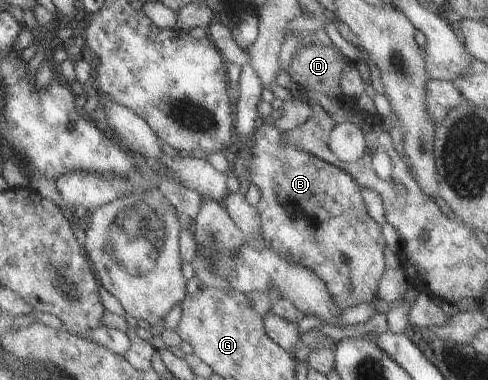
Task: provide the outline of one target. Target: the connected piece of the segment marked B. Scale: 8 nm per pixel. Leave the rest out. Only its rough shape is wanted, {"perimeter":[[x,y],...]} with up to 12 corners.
{"perimeter":[[251,134],[265,248],[322,279],[339,311],[373,300],[381,225],[354,179]]}

